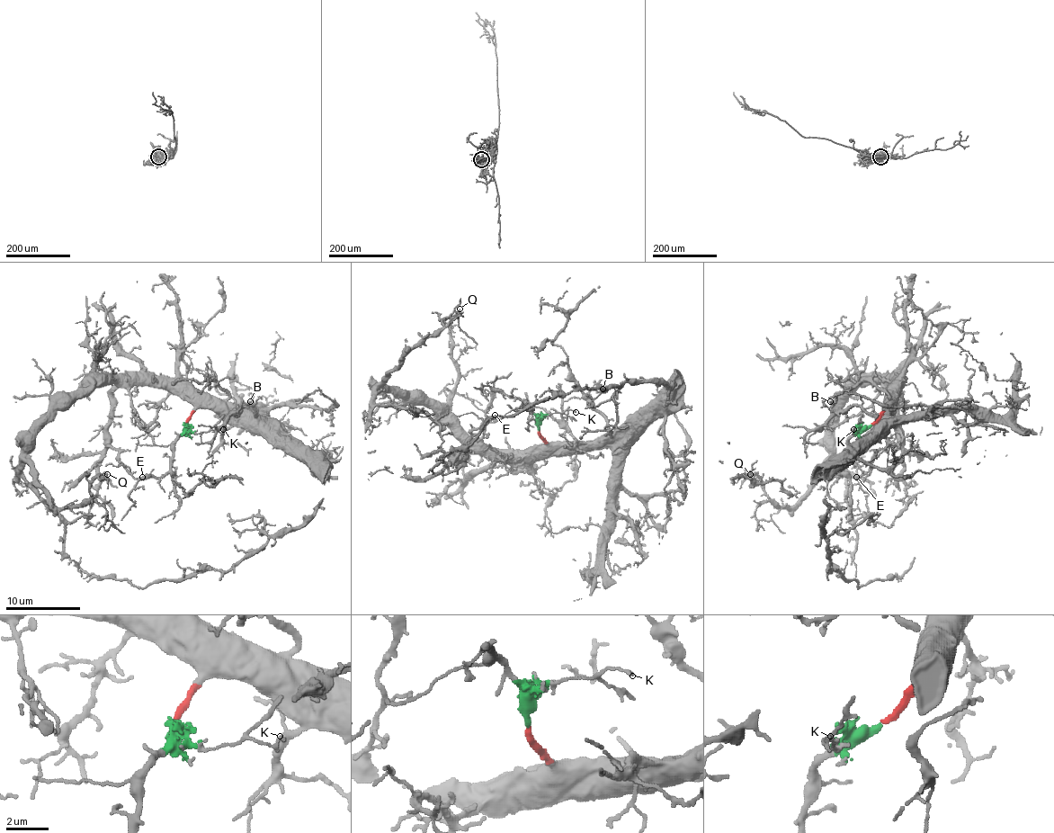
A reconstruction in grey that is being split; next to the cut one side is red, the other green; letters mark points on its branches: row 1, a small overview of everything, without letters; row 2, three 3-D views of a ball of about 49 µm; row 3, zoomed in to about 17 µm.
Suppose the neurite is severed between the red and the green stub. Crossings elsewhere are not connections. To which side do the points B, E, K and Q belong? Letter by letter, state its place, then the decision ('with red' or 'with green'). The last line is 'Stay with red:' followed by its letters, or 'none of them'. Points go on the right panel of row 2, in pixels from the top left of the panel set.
B: (830, 401) | with red
E: (856, 477) | with red
K: (853, 429) | with green
Q: (750, 474) | with red
Stay with red: B, E, Q

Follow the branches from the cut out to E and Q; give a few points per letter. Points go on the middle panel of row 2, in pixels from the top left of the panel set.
E: (538, 431), (545, 444), (523, 450), (473, 450), (460, 457), (464, 444), (473, 431), (487, 416), (495, 414)
Q: (538, 431), (545, 444), (487, 450), (419, 398), (380, 389), (460, 309)

